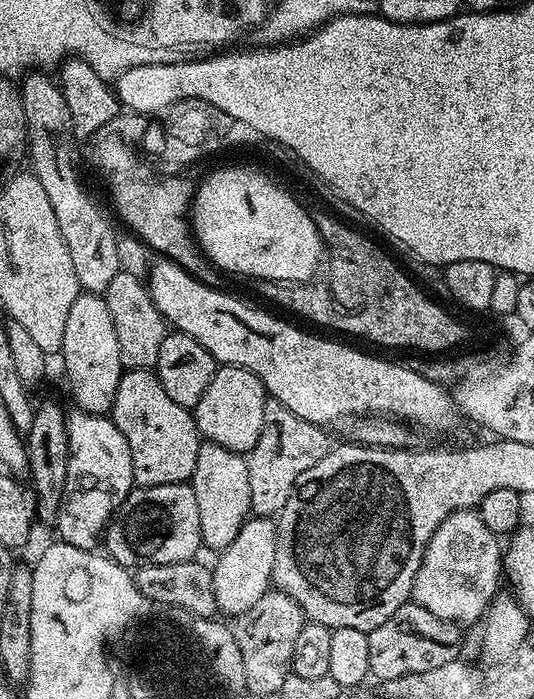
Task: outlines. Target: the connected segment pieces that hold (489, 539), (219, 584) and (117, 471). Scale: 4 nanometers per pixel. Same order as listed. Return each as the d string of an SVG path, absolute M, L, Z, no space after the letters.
M459 508L457 512L452 512L447 518L442 522L434 534L430 538L430 542L426 546L424 551L424 557L422 562L418 566L418 572L412 583L412 595L411 599L417 604L421 604L426 610L430 610L430 614L438 614L438 618L443 620L451 620L453 624L457 626L465 626L464 624L472 624L481 619L484 613L488 610L488 605L492 603L495 596L498 595L498 589L496 588L502 584L502 540L501 537L497 536L495 532L491 532L486 526L486 522L482 522L479 511L473 510L471 508Z
M249 515L238 538L219 553L217 564L212 568L212 585L216 607L225 617L235 618L250 610L258 603L258 598L270 590L276 549L276 520L267 516Z
M72 410L67 417L70 462L54 528L60 531L63 543L92 550L101 543L108 521L134 487L130 446L107 415Z

